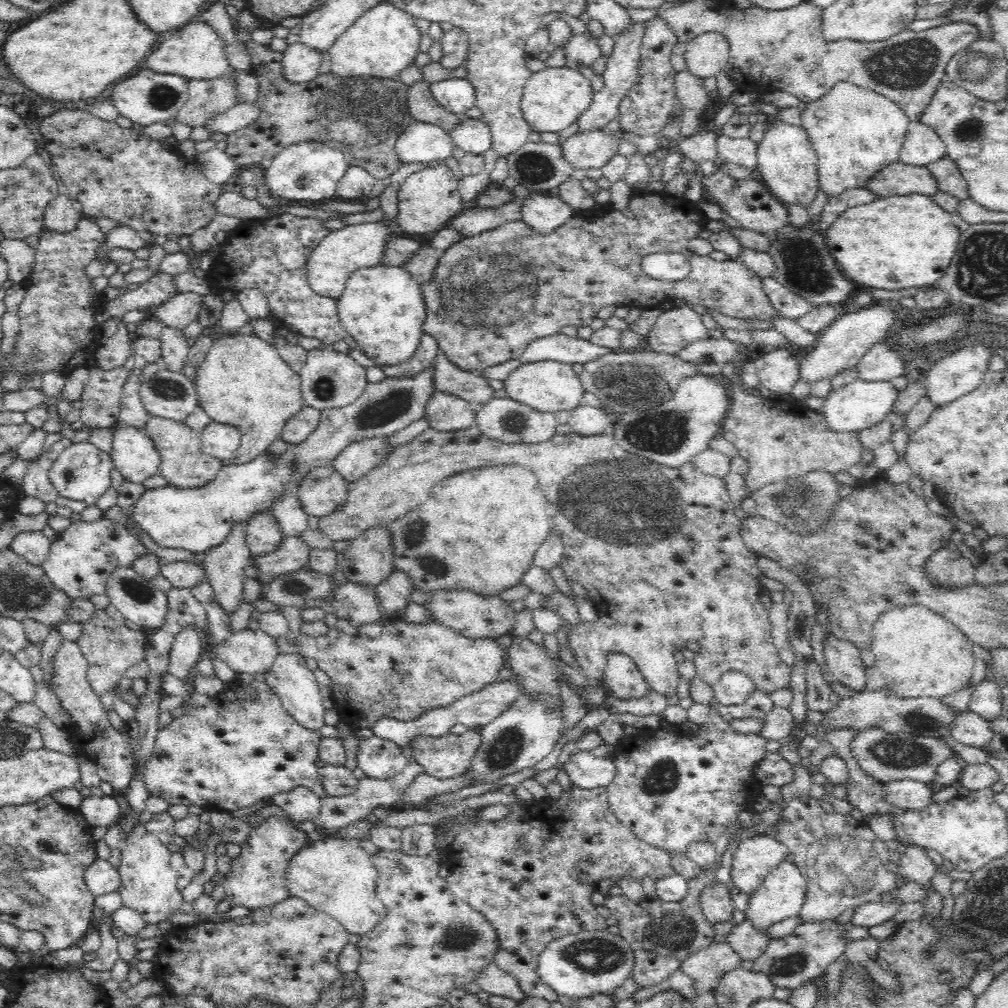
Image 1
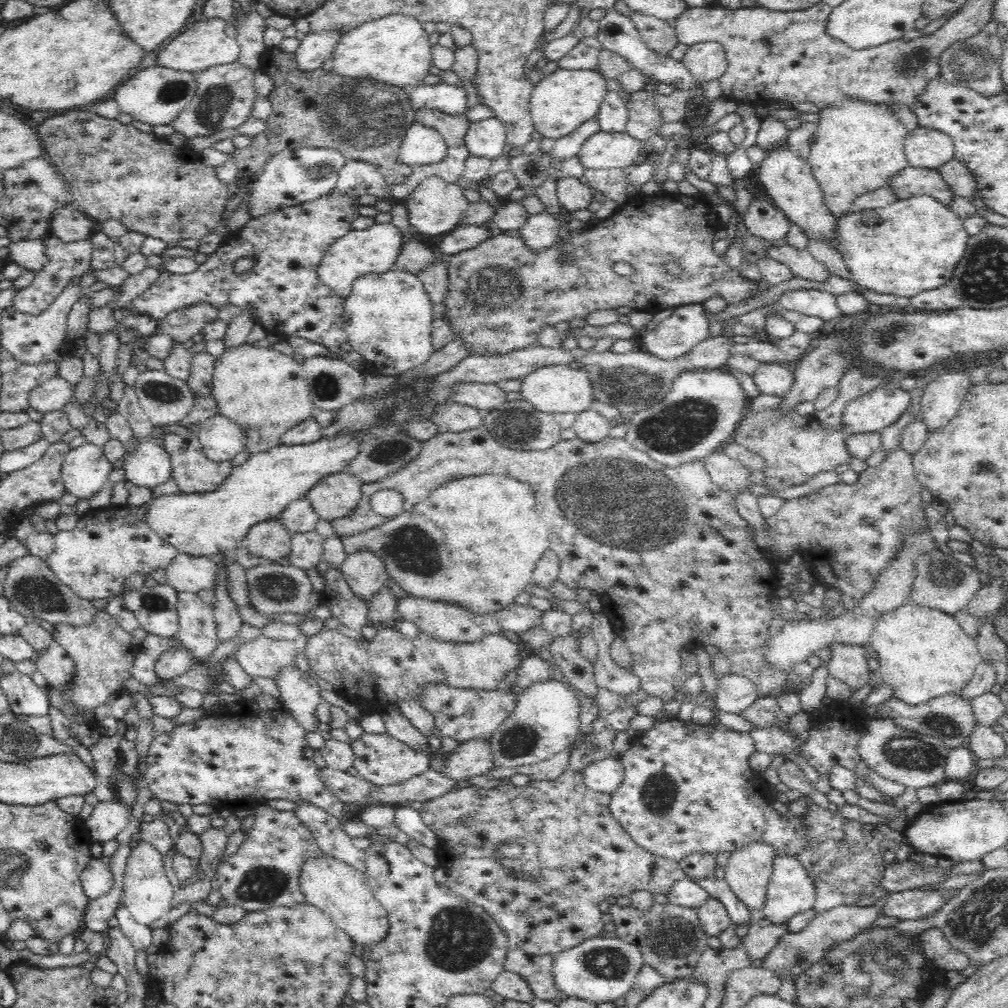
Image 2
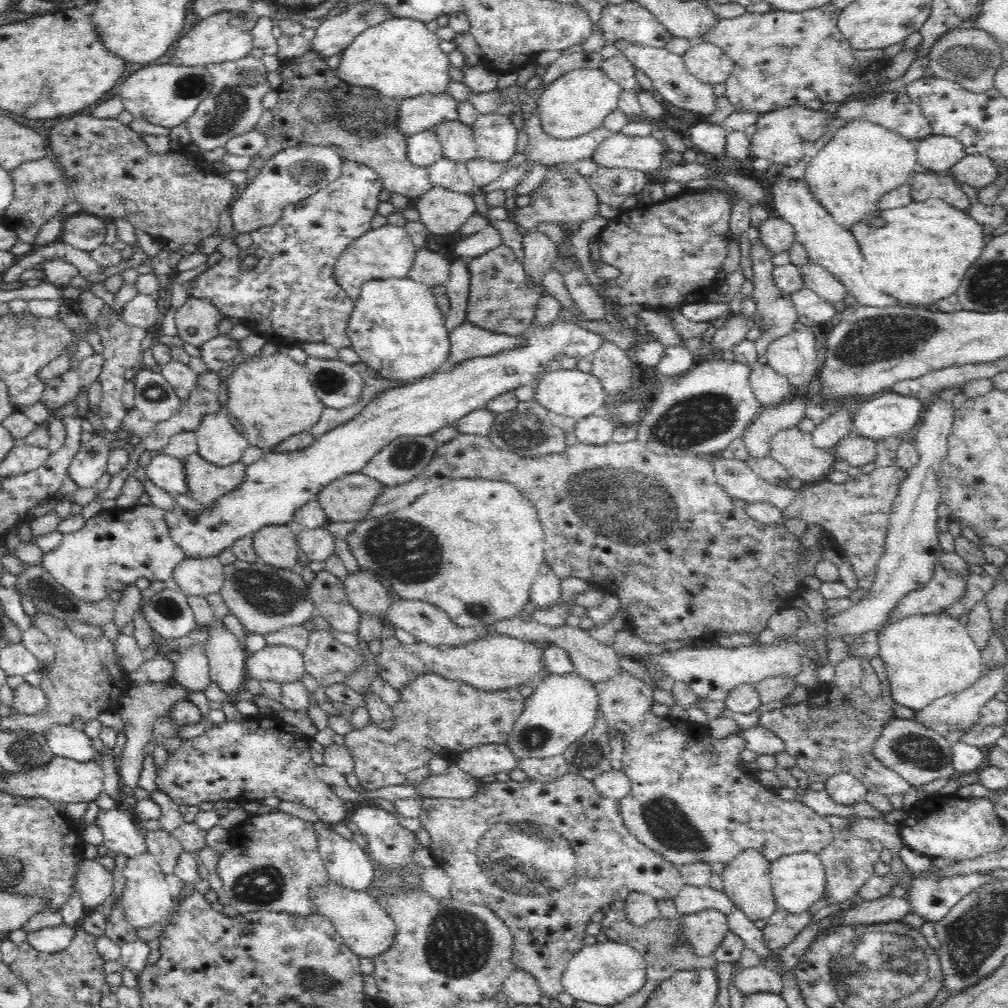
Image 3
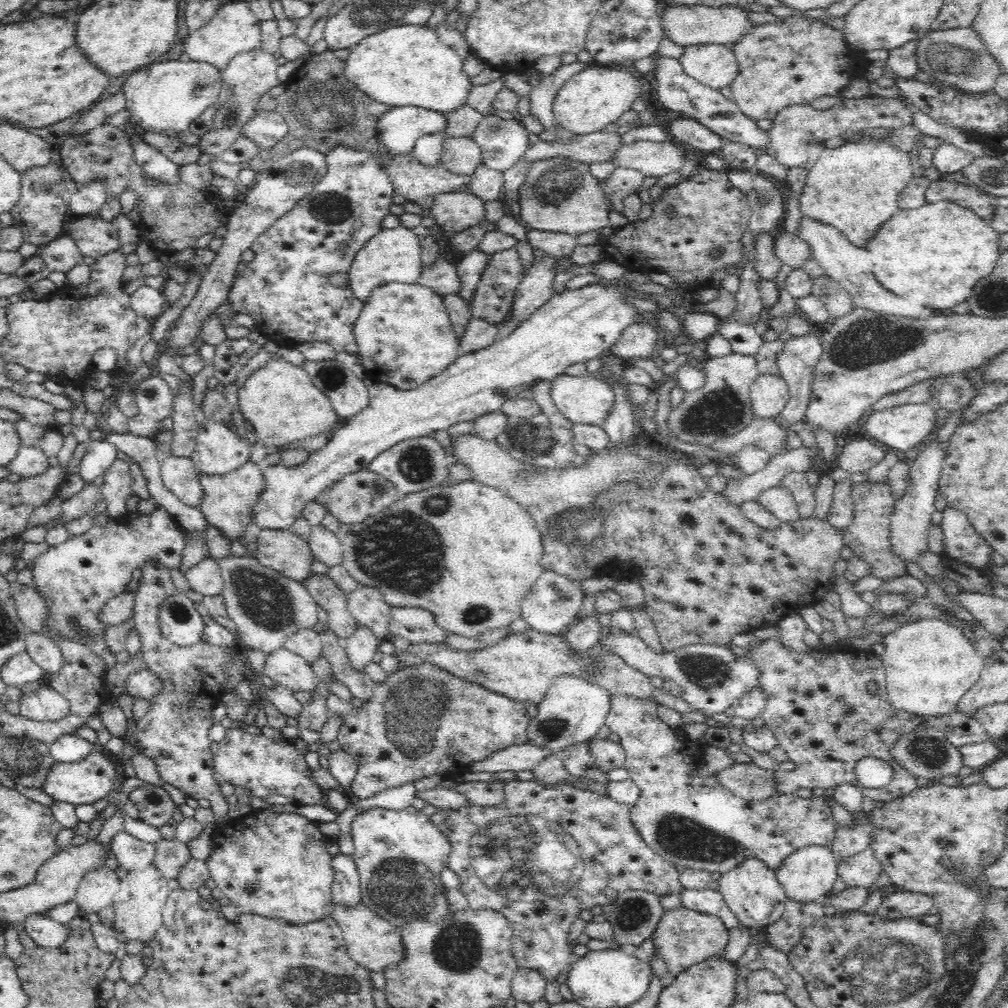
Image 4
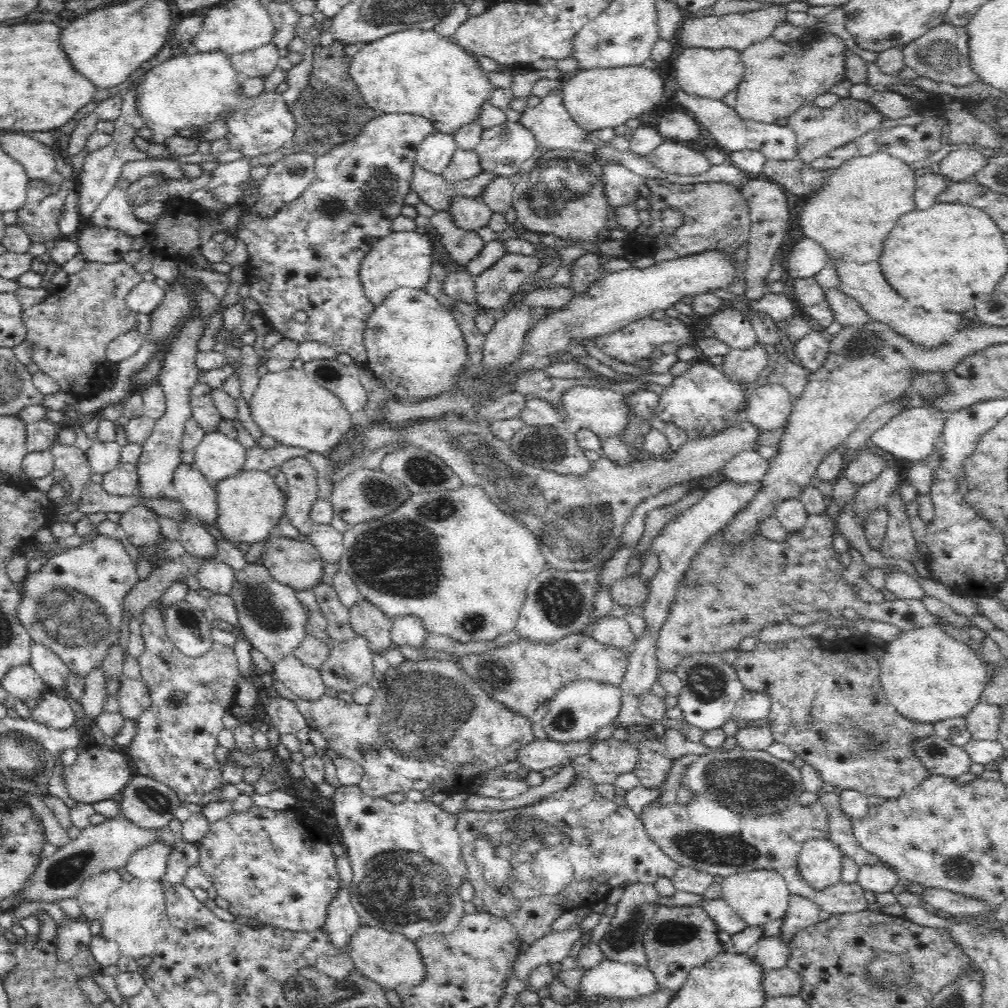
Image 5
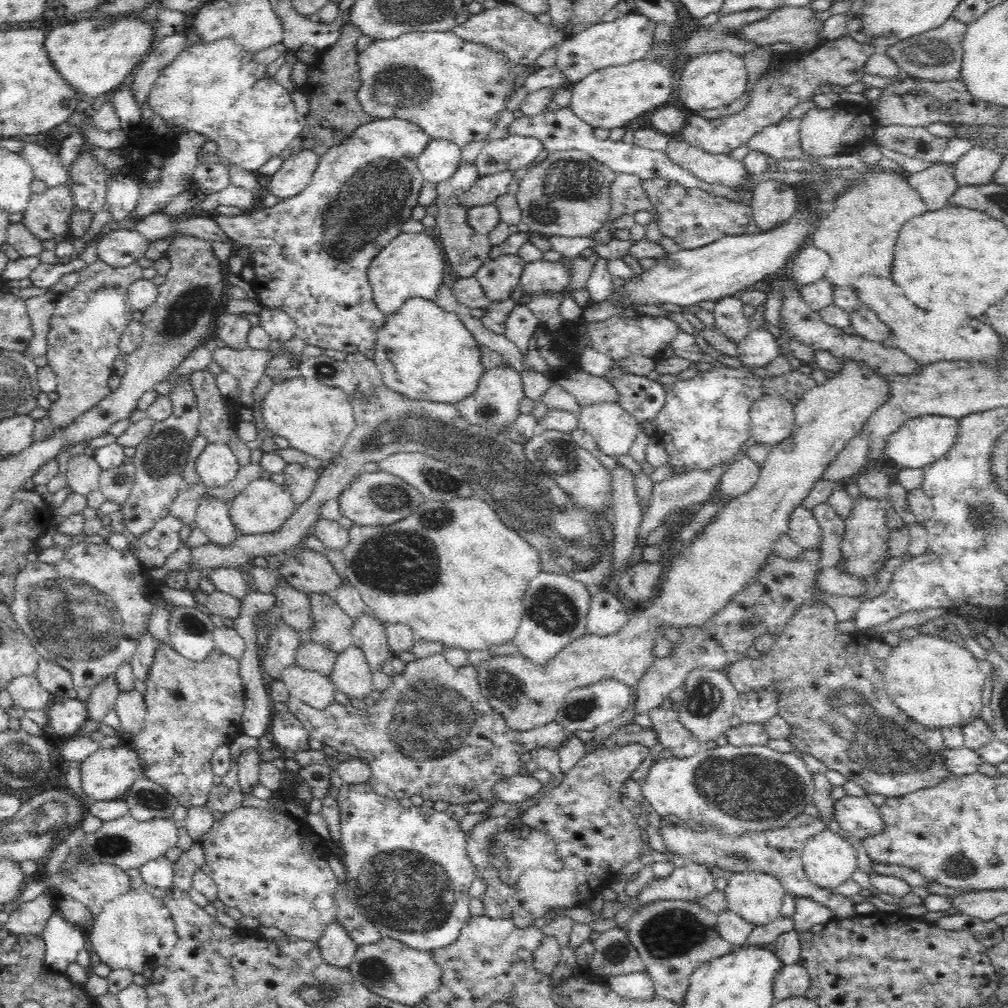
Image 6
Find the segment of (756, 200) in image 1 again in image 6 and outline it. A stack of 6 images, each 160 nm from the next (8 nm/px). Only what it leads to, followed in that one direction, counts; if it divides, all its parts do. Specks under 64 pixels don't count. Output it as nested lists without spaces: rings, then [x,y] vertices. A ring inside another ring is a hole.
[[[813,244],[798,252],[792,264],[792,276],[796,284],[805,286],[825,279],[831,259],[828,253]]]

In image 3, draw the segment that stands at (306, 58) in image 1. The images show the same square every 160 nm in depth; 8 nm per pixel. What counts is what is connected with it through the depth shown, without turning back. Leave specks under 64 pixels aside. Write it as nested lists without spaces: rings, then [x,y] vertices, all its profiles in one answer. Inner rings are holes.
[[[360,1],[350,5],[345,12],[330,17],[315,28],[310,51],[318,53],[325,60],[342,52],[350,42],[366,28],[382,24],[384,20],[396,18],[384,3]]]

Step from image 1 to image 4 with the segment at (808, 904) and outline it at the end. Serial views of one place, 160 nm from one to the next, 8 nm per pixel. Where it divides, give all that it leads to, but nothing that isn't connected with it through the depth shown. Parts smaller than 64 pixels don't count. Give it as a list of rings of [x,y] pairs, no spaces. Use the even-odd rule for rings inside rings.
[[[870,847],[849,858],[839,858],[838,875],[848,888],[863,887],[868,889],[872,887],[880,878],[883,867],[881,862],[873,855]]]

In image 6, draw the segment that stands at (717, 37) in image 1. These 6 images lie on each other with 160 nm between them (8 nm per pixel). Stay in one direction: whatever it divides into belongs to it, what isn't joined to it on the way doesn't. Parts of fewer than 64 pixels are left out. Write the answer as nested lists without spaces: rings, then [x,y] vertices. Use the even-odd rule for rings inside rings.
[[[721,51],[688,60],[682,69],[678,94],[688,109],[708,110],[733,106],[734,100],[746,92],[746,86],[748,86],[748,71],[744,67],[744,60],[730,51]]]

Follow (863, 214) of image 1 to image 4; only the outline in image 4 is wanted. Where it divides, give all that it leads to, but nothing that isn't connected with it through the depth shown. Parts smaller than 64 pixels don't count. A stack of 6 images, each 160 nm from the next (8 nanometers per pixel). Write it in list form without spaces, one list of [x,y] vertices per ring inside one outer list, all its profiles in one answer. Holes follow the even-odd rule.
[[[949,200],[900,209],[880,228],[866,248],[873,254],[873,274],[886,290],[904,298],[908,308],[916,304],[936,311],[966,302],[976,282],[994,271],[1001,256],[999,232],[972,209]]]

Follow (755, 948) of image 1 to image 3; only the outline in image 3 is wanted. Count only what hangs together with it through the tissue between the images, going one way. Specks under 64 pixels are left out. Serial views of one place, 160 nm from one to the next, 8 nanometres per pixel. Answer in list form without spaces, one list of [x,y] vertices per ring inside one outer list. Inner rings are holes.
[[[776,909],[762,930],[766,945],[773,951],[786,948],[810,924],[812,916],[810,910],[800,914],[790,914],[784,909]]]

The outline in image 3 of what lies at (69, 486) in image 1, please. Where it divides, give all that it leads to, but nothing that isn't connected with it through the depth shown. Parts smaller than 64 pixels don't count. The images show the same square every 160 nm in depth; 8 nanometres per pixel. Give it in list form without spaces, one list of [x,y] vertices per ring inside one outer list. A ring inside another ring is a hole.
[[[92,434],[92,438],[81,444],[74,455],[68,477],[80,488],[90,488],[107,472],[108,456],[112,448],[102,435]]]

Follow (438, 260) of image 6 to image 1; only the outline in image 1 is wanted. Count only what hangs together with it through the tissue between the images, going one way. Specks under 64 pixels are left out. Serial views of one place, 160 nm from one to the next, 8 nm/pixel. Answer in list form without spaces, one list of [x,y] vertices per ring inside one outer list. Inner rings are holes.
[[[382,221],[346,225],[343,229],[329,232],[313,250],[307,263],[307,282],[311,290],[319,296],[340,299],[354,271],[381,265],[390,237],[390,231]]]

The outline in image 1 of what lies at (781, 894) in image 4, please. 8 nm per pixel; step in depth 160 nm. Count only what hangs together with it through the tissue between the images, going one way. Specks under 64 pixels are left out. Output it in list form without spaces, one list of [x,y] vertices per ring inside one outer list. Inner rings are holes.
[[[765,834],[740,841],[733,854],[731,875],[734,886],[744,894],[754,894],[788,852],[783,842]]]

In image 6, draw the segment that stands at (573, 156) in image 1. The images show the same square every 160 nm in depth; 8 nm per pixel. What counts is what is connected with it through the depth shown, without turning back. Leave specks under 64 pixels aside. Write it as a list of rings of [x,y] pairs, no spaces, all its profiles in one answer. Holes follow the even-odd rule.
[[[671,139],[667,148],[668,157],[682,168],[692,171],[700,180],[723,184],[736,190],[746,186],[750,174],[742,161],[728,154],[712,154],[696,148],[686,141]]]

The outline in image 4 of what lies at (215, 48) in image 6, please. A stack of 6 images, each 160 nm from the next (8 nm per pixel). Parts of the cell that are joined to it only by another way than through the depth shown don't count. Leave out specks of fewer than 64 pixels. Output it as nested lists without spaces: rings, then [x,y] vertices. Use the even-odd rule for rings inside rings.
[[[170,60],[160,64],[150,64],[144,70],[132,72],[122,83],[129,118],[145,131],[176,137],[186,132],[188,126],[212,104],[217,105],[223,82],[220,69],[208,62],[182,62]],[[276,108],[272,112],[260,111],[244,123],[241,136],[249,138],[262,150],[276,146],[288,134],[288,123]]]

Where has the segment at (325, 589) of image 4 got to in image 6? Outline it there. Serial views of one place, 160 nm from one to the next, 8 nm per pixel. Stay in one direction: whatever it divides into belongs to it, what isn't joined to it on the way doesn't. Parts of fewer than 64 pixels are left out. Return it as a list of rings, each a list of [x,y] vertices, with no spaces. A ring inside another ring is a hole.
[[[308,593],[313,614],[313,630],[303,639],[323,644],[335,653],[353,646],[353,618],[329,594]]]

